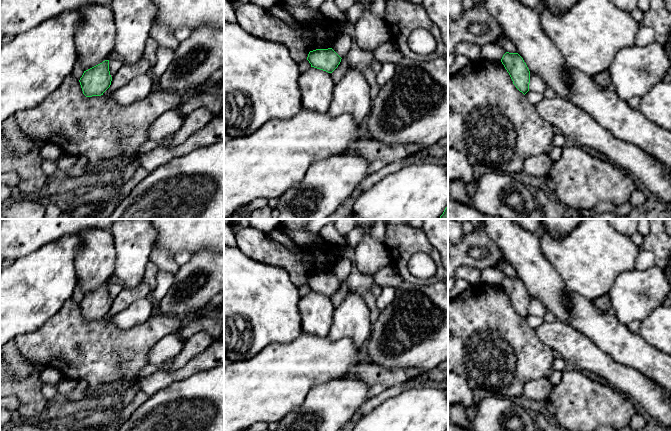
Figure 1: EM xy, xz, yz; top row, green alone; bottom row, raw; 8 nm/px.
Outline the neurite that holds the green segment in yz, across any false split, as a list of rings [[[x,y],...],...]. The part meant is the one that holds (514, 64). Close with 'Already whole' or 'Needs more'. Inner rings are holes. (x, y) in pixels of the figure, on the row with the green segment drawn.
[[[506,52],[501,62],[509,73],[513,84],[525,95],[529,91],[530,71],[523,58],[518,53]]]. Already whole

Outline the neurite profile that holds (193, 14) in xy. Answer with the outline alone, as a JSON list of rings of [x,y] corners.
[[[153,0],[157,6],[154,24],[174,30],[201,26],[224,29],[224,0]]]

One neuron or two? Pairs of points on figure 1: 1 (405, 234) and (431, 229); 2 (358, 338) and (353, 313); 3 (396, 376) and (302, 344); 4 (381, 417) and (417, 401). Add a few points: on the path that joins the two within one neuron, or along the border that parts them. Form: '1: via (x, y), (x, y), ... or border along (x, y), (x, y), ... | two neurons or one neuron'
1: border along (421, 229), (436, 250) | two neurons
2: via (358, 332), (353, 319) | one neuron
3: border along (360, 363), (351, 368), (344, 377) | two neurons
4: via (390, 417), (401, 417), (408, 410) | one neuron

